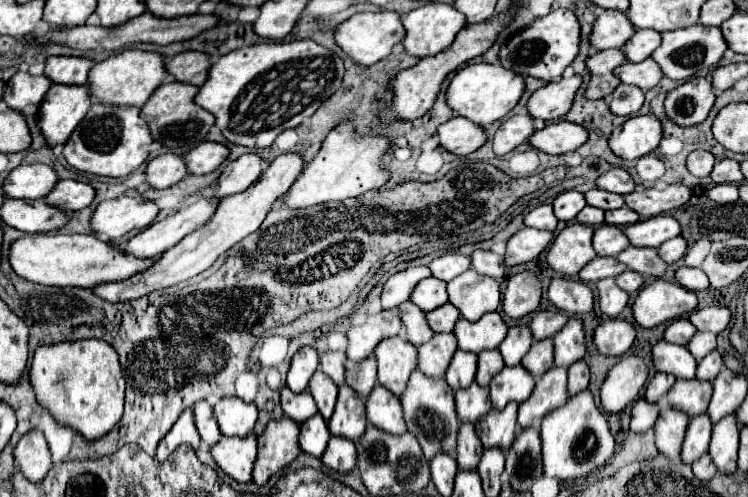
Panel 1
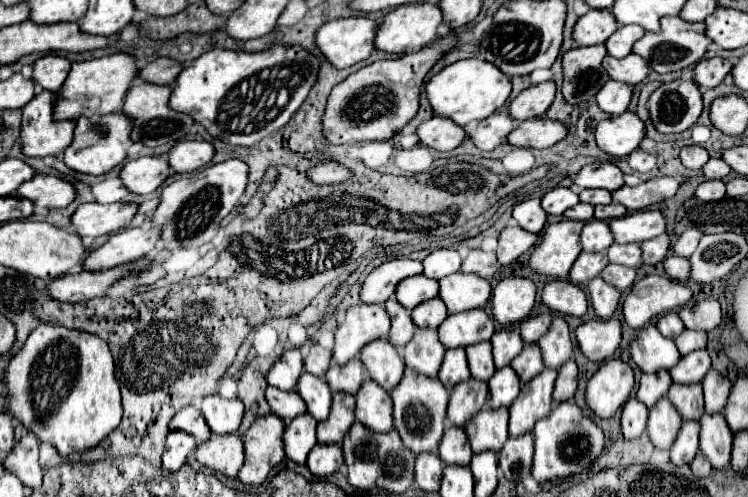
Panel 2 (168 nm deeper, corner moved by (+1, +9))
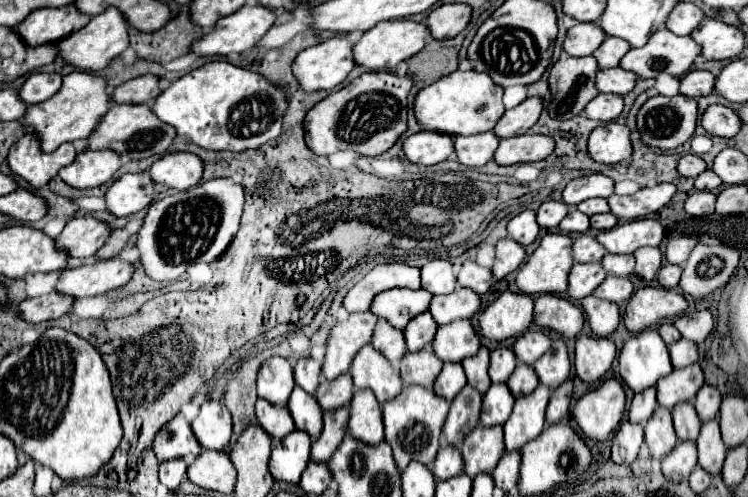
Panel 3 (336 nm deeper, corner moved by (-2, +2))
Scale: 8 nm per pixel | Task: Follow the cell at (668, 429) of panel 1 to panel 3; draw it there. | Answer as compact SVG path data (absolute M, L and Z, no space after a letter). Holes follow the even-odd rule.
M656 409L644 427L644 443L652 459L666 457L676 447L676 433L672 429L672 415L668 409Z

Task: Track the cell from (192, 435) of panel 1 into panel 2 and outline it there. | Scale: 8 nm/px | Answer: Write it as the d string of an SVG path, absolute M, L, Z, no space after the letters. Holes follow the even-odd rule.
M171 430L167 436L165 452L163 452L163 468L167 470L179 470L187 456L195 448L195 438L191 434L185 434L183 430Z

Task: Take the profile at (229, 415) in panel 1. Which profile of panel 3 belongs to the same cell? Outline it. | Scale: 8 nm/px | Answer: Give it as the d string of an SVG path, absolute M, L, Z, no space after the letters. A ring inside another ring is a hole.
M206 401L190 427L202 449L222 451L232 435L232 417L228 409L224 409L224 403Z

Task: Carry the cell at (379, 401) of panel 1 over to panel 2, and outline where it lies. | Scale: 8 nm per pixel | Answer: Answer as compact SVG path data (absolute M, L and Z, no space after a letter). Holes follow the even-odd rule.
M371 378L365 380L357 392L355 416L359 422L365 422L369 430L389 432L393 430L393 400L387 390L381 390Z

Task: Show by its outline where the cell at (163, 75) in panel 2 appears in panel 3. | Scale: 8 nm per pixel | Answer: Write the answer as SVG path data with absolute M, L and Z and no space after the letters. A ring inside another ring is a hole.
M142 75L142 77L136 77L132 81L126 81L122 85L118 85L110 99L112 103L128 103L128 105L150 105L158 95L160 95L160 89L158 89L158 77L154 75Z

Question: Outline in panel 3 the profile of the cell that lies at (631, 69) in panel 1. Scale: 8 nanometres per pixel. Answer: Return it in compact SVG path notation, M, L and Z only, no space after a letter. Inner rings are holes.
M620 67L598 69L598 73L596 73L596 89L600 93L626 95L634 89L634 85L636 85L636 75L620 69Z

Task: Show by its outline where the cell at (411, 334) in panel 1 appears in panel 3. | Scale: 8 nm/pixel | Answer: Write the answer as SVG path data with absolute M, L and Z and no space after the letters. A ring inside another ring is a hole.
M380 319L376 323L374 335L370 345L380 351L394 367L400 363L400 359L406 353L406 341L404 341L404 333L398 329L392 329L392 325L388 325L384 319Z

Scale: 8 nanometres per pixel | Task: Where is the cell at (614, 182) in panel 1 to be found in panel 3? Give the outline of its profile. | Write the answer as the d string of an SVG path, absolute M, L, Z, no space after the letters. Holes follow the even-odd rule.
M590 173L578 179L572 179L564 191L562 191L562 201L566 205L578 205L580 201L592 199L592 197L610 197L614 193L614 181L606 175L600 173Z

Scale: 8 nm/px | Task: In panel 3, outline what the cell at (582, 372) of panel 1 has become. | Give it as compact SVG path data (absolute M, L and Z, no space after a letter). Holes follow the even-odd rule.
M568 379L550 397L550 403L548 403L548 409L546 409L546 421L548 423L560 423L566 417L570 397L572 397L572 381Z

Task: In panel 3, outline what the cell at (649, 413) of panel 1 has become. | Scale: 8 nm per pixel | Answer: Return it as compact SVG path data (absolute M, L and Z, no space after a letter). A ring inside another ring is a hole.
M628 421L622 423L614 435L610 459L618 465L630 465L638 457L642 441L644 441L644 433L640 425L632 425Z

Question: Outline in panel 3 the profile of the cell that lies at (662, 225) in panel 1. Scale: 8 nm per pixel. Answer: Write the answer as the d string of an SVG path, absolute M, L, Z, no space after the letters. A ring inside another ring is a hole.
M636 219L616 225L604 233L598 233L596 239L604 245L608 253L628 255L640 247L658 247L664 237L662 225L656 219Z

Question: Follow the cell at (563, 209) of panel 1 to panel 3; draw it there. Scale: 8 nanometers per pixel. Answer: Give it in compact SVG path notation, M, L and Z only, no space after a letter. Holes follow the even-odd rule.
M546 201L536 211L536 221L544 229L554 229L568 213L568 205L562 205L562 201Z

